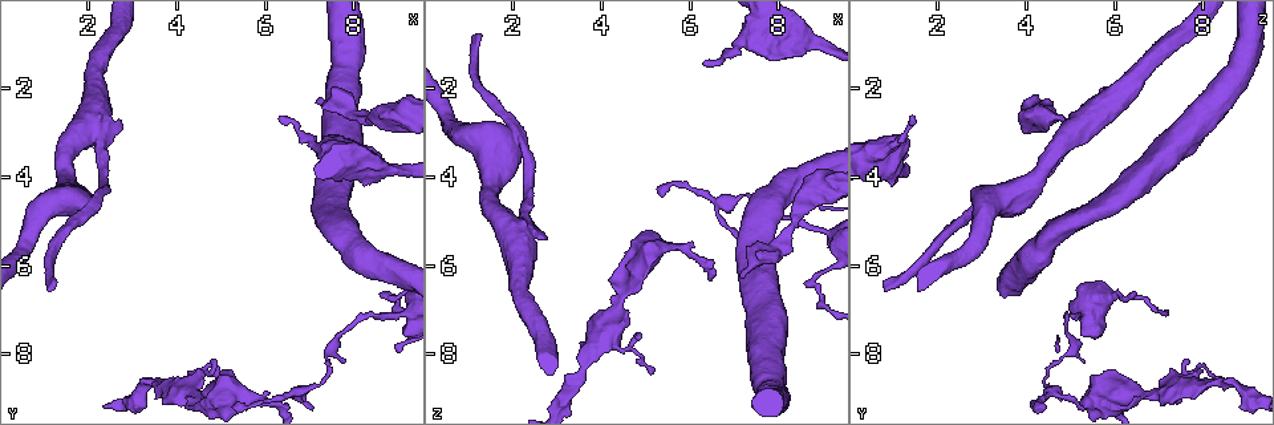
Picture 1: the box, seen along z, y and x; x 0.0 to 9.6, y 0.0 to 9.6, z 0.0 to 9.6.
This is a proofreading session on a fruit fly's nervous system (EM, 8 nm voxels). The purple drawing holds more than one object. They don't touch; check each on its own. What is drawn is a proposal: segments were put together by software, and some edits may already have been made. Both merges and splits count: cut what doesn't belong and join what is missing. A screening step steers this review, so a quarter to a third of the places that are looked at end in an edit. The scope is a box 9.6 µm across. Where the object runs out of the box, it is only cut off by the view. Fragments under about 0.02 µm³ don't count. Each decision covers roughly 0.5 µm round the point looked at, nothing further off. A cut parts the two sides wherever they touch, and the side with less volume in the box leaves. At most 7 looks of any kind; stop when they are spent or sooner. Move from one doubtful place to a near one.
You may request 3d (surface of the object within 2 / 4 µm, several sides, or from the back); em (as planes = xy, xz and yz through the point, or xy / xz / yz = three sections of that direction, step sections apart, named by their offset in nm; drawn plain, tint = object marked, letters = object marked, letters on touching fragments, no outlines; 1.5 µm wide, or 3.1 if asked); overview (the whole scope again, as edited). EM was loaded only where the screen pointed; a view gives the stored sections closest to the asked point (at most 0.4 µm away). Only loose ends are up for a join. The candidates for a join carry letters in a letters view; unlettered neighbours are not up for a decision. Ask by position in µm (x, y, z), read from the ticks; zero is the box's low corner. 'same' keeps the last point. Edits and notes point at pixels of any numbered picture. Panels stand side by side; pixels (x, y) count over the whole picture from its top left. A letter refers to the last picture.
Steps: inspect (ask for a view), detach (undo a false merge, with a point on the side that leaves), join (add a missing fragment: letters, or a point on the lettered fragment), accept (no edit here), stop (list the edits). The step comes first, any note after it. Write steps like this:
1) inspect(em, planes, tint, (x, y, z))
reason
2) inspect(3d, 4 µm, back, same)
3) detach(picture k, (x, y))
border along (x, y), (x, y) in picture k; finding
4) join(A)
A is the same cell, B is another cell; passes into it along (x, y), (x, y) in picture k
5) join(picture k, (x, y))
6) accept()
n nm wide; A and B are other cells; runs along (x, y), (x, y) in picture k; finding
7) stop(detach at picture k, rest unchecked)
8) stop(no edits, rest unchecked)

inspect(em, planes, letters, (6.40, 2.65, 1.35))
thin end

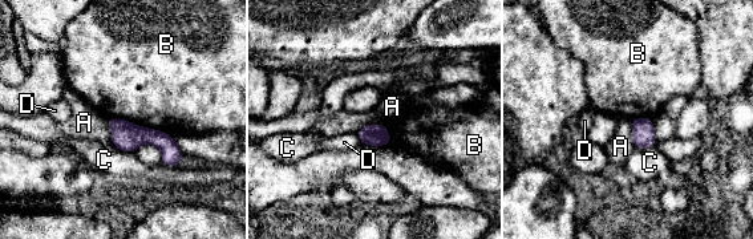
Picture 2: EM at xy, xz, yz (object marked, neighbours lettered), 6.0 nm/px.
accept()
130 nm wide; B touches over 420 nm; A, B, C and D are other cells; no lettered fragment goes on from it

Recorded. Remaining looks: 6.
inspect(em, planes, letters, (8.35, 2.80, 5.00))
thin neck

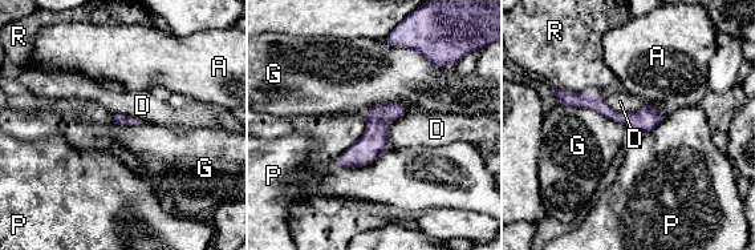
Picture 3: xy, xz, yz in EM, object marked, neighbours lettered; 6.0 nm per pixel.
accept()
70 nm wide; G touches over 440 nm; A, D, G, P and R are other cells; one neuron here

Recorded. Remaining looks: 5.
inspect(3d, 4 µm, (1.15, 6.40, 0.70))
long arm stops here

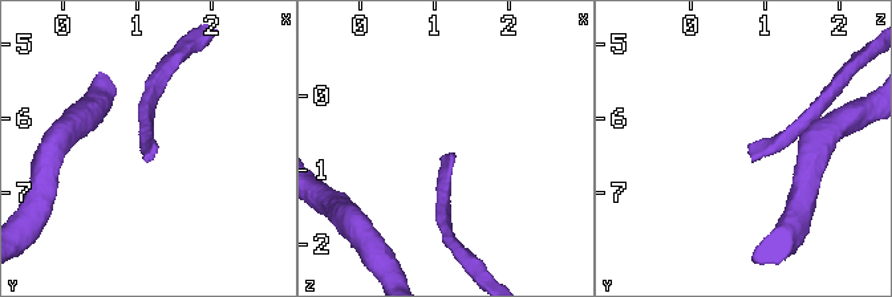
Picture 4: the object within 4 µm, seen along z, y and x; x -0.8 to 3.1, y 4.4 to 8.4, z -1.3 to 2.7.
inspect(em, planes, letters, (1.20, 6.50, 0.80))
shape alone is not enough

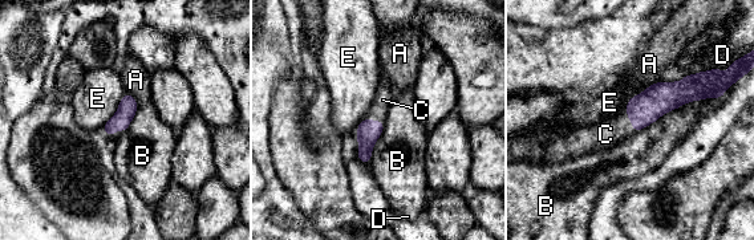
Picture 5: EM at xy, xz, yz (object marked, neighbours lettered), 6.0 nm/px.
join(C)
110 nm wide; C is the same cell, A, B, D and E are other cells; passes into it along (644, 109), (629, 120), (605, 134) in picture 5; the neuron continues

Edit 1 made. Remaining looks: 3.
stop(join at picture 5, rest unchecked)

